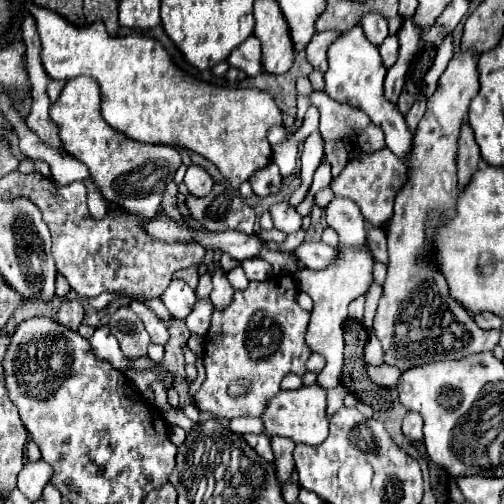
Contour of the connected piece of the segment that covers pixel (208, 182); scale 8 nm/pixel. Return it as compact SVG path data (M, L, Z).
M192 164L192 166L188 166L188 170L186 170L184 184L186 184L186 188L188 188L190 194L194 194L194 196L206 196L206 194L212 190L214 180L210 178L210 174L208 174L204 168Z

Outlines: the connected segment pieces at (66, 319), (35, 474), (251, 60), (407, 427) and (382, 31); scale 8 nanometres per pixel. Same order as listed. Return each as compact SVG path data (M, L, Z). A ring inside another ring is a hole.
M66 300L66 302L60 306L58 320L60 320L60 324L64 324L66 328L78 330L80 318L84 318L84 308L82 308L82 304L80 304L78 300Z
M44 460L24 462L24 468L18 474L18 488L28 496L30 502L34 502L42 496L42 490L50 482L50 476L52 468Z
M248 36L240 46L232 50L228 56L228 64L232 64L238 70L244 70L248 76L256 76L262 72L262 48L260 40L256 36ZM232 58L232 62L230 62Z
M408 412L408 414L404 416L402 434L404 434L408 440L412 440L412 442L422 440L422 420L420 420L420 414Z
M368 12L362 16L360 20L368 40L372 40L372 44L380 46L384 42L384 38L388 36L388 22L384 16L380 16L378 12Z

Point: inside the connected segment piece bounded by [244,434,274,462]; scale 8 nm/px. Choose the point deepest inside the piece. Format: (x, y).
(260, 442)

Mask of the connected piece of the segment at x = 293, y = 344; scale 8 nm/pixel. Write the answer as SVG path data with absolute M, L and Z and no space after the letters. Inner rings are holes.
M272 276L264 282L250 282L244 292L234 292L234 300L226 310L214 310L204 340L206 380L194 396L194 404L202 412L210 412L218 420L260 416L264 404L280 390L286 374L306 374L306 360L312 354L304 340L310 314L298 306L296 294L298 288L292 276ZM234 378L252 380L252 390L246 396L232 398L228 384Z

